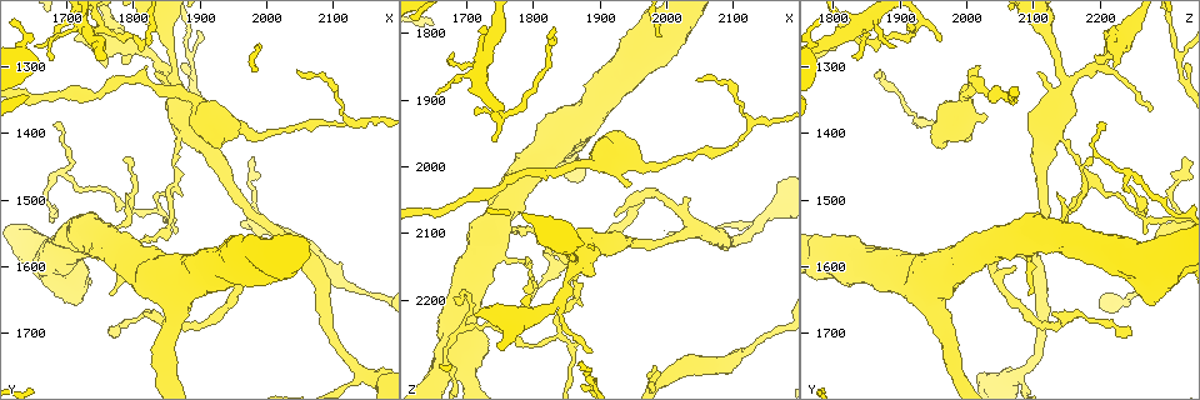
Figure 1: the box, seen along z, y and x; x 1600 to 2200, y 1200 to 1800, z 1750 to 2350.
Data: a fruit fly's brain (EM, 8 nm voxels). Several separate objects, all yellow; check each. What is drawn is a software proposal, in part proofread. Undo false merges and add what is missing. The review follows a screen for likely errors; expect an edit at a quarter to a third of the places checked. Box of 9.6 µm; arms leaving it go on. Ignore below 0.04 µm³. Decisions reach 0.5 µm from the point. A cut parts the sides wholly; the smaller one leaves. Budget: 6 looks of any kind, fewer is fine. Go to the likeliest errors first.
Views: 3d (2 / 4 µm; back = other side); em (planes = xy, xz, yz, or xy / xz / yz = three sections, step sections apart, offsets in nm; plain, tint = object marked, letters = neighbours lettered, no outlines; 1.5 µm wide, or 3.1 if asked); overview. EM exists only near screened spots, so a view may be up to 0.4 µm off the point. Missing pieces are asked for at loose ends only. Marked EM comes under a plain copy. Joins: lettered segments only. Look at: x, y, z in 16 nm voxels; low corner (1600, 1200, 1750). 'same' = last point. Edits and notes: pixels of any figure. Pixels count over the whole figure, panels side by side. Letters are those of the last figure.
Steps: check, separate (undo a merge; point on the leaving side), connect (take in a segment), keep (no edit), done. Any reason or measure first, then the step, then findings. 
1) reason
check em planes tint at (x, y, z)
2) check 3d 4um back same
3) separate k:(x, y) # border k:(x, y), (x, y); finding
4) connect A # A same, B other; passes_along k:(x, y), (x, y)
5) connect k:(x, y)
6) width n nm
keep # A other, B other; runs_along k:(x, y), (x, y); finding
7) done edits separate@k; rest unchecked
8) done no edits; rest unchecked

free end
check 3d 4um back at (1810, 1675, 2130)

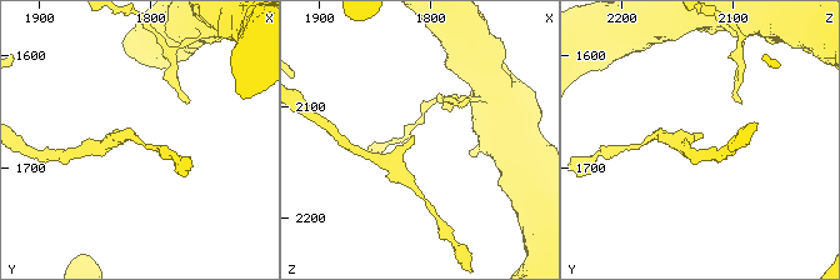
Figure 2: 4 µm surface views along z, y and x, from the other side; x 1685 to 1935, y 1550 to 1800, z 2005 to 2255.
check em planes tint at (1814, 1672, 2128)

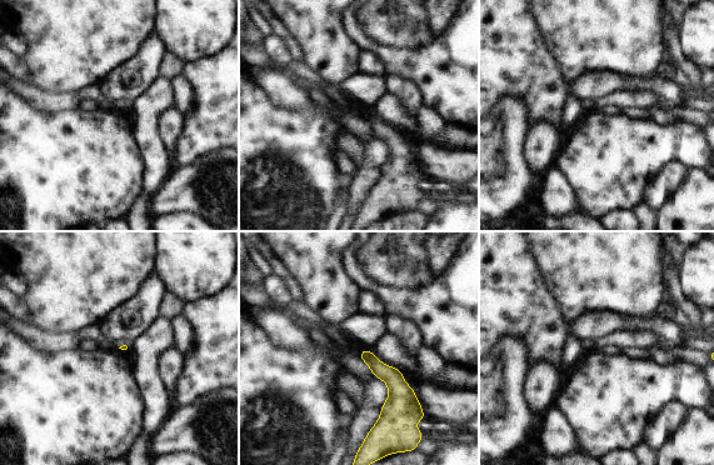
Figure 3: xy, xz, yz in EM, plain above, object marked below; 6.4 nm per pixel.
what lies round it
check em planes letters same

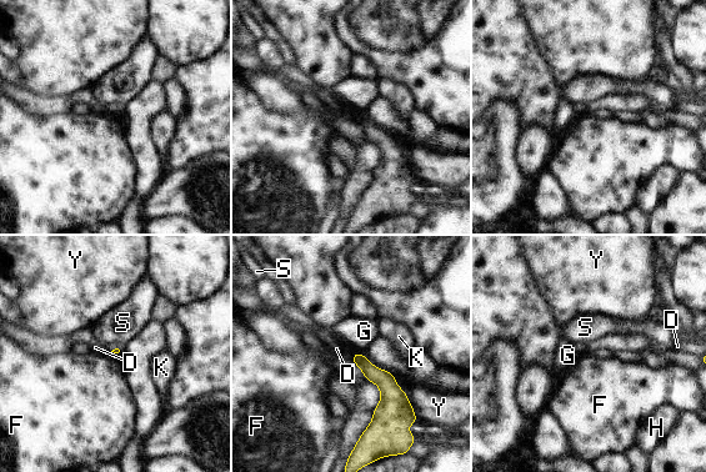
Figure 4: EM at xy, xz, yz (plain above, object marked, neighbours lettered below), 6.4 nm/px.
keep # D other, F other, G other, H other, K other, S other, Y other; runs_along 4:(357, 355), (386, 386), (377, 425); no lettered segment goes on from it

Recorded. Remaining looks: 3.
an open end
check em xz step 4 letters at (1835, 1310, 2110)

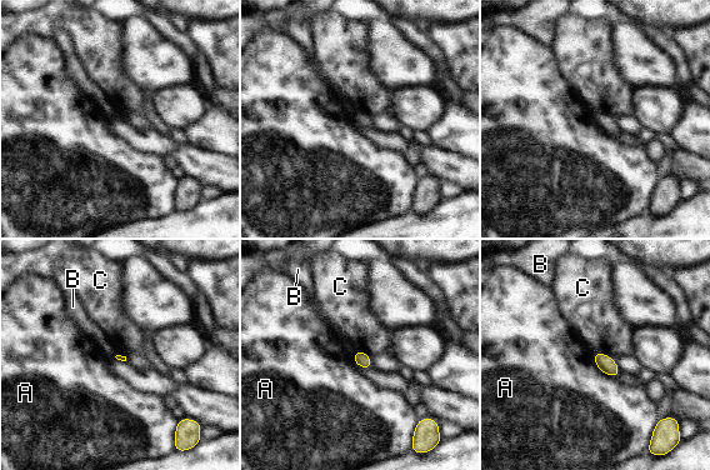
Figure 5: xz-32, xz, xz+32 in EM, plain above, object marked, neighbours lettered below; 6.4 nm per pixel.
another direction
check em planes letters same

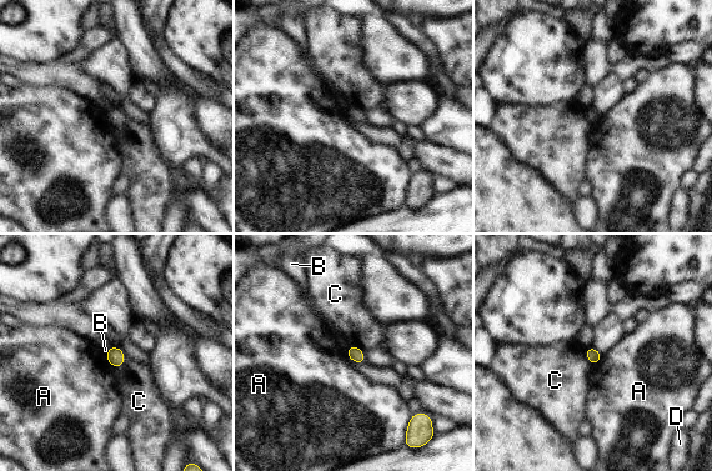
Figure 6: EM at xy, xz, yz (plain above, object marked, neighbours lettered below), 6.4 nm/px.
keep # A other, B other, C other, D other; border 6:(350, 346), (346, 352); no lettered segment goes on from it

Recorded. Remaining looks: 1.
an open end
check em planes letters at (1765, 1705, 2250)

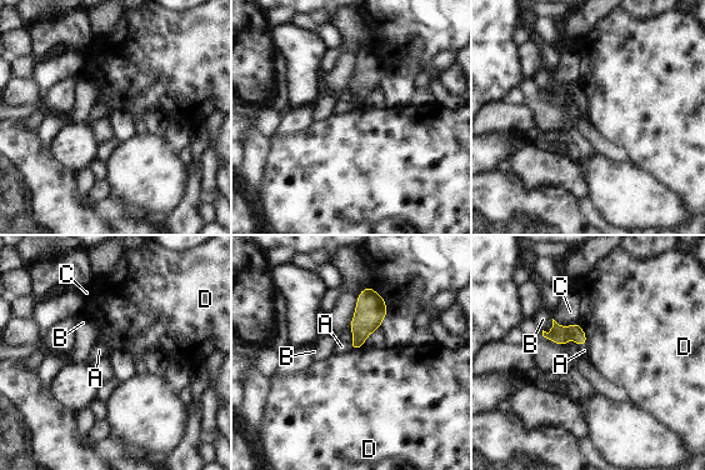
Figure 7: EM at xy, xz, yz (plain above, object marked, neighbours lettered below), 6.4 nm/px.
longest_contact C 180 nm
connect A # A same, B other, C other, D other; passes_along 7:(369, 314), (350, 346), (341, 346); it goes on there

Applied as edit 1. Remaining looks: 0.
done edits connect@7; rest unchecked

